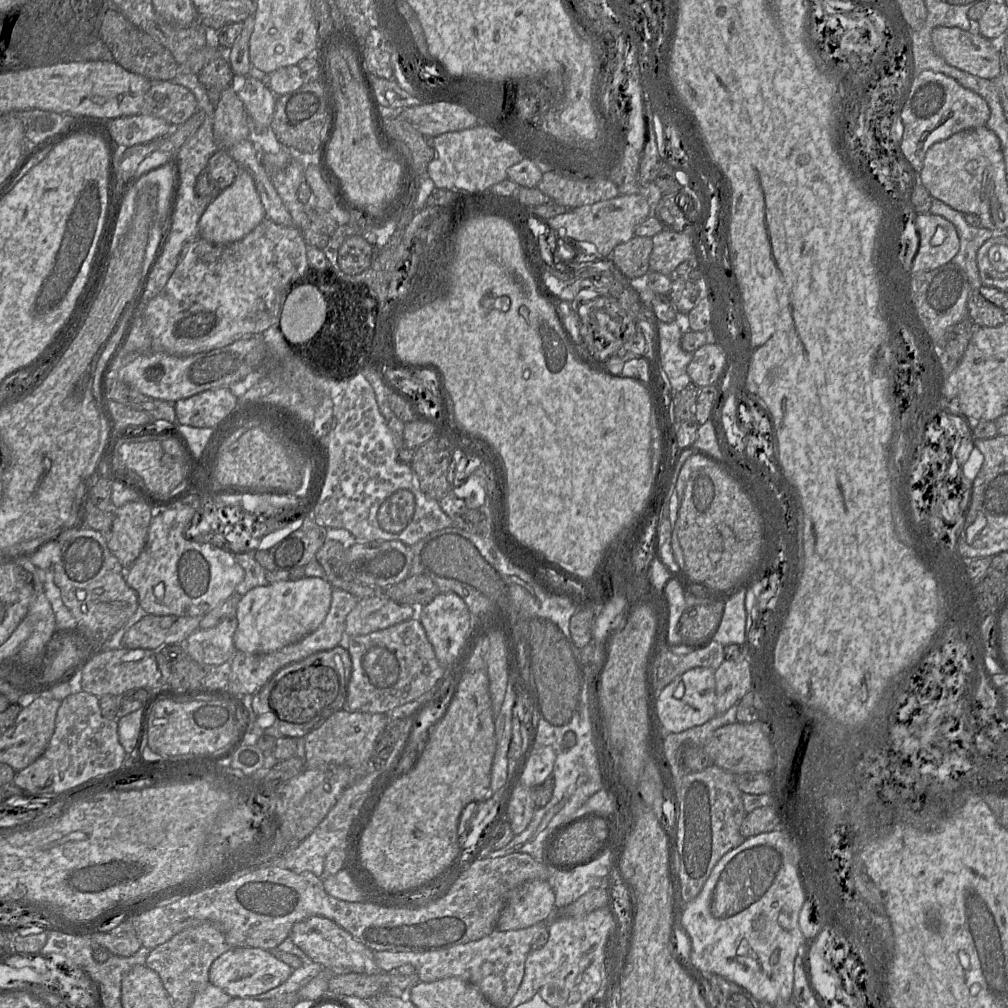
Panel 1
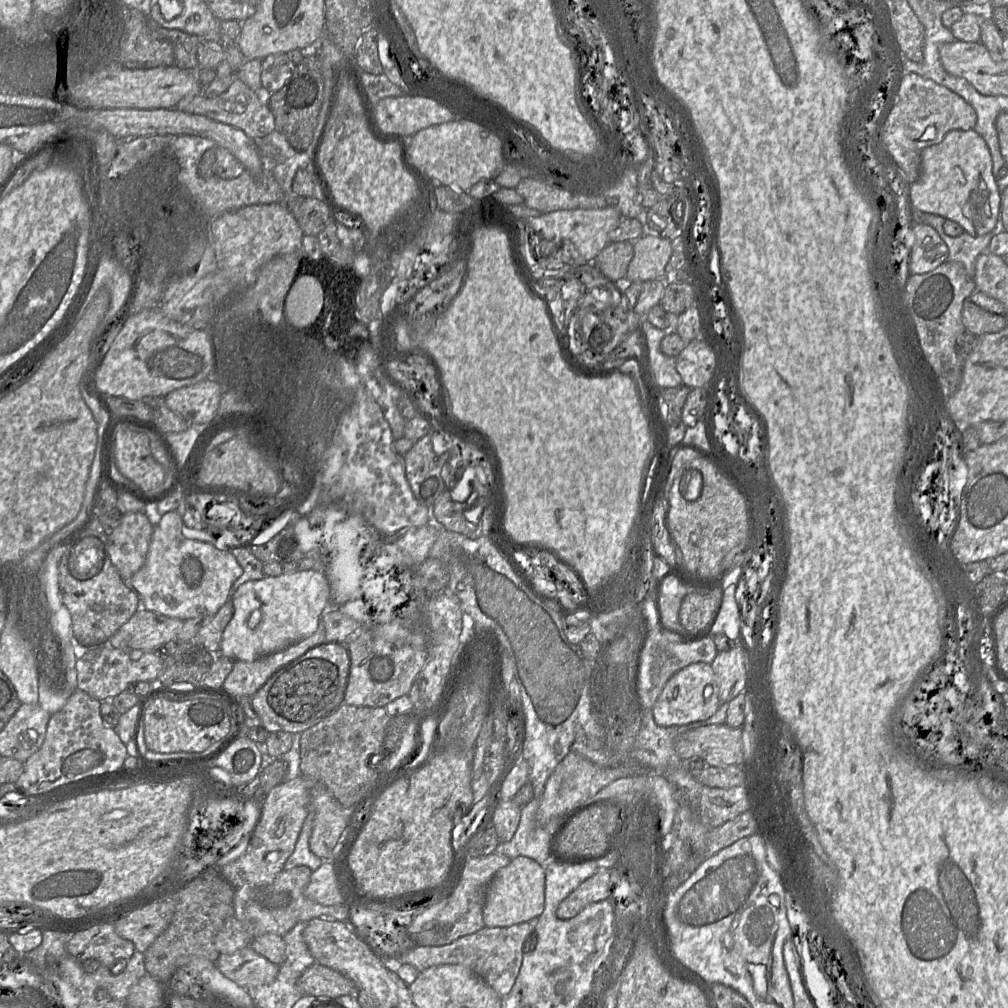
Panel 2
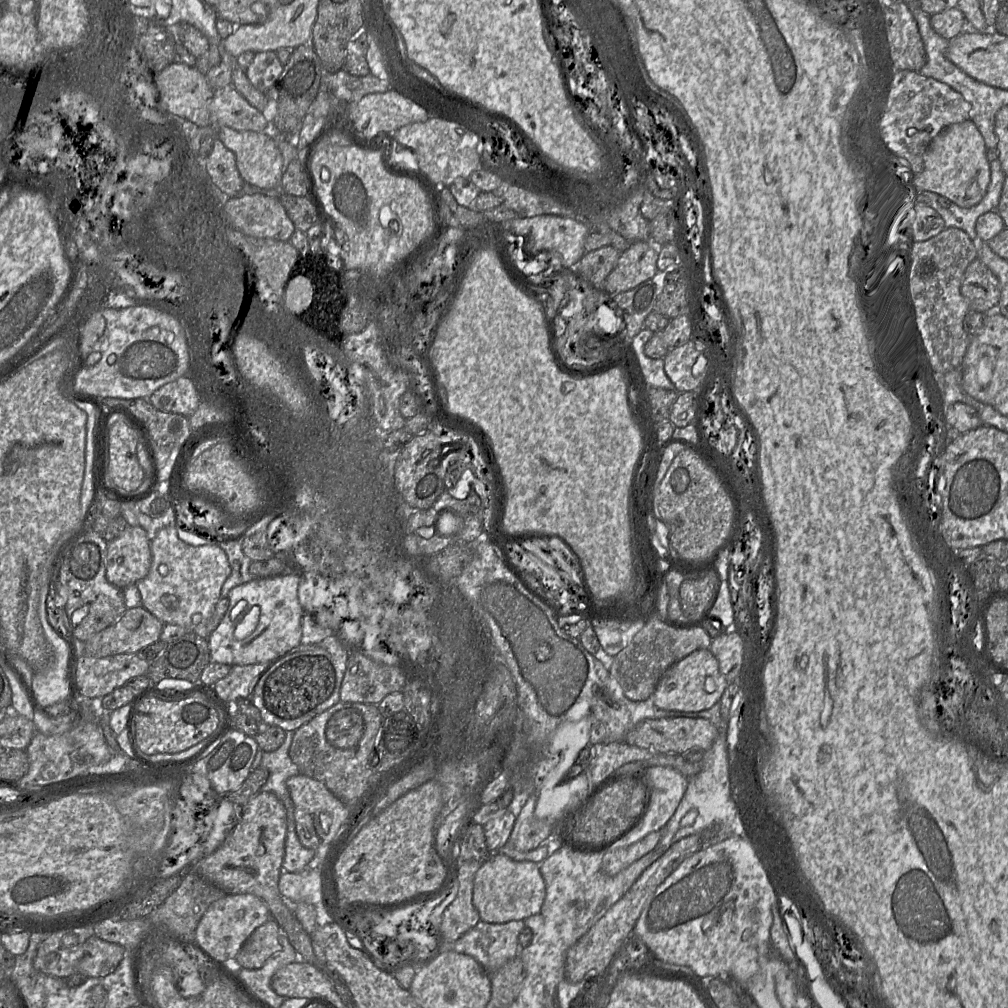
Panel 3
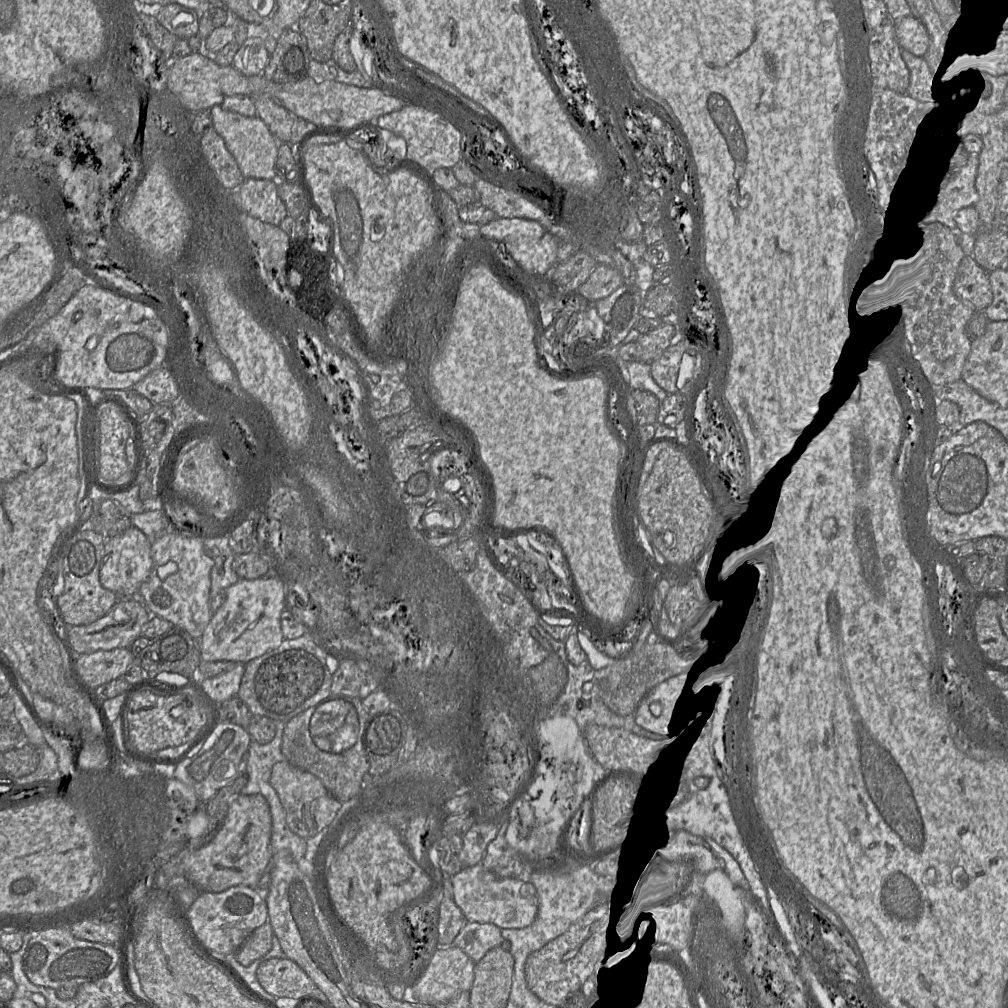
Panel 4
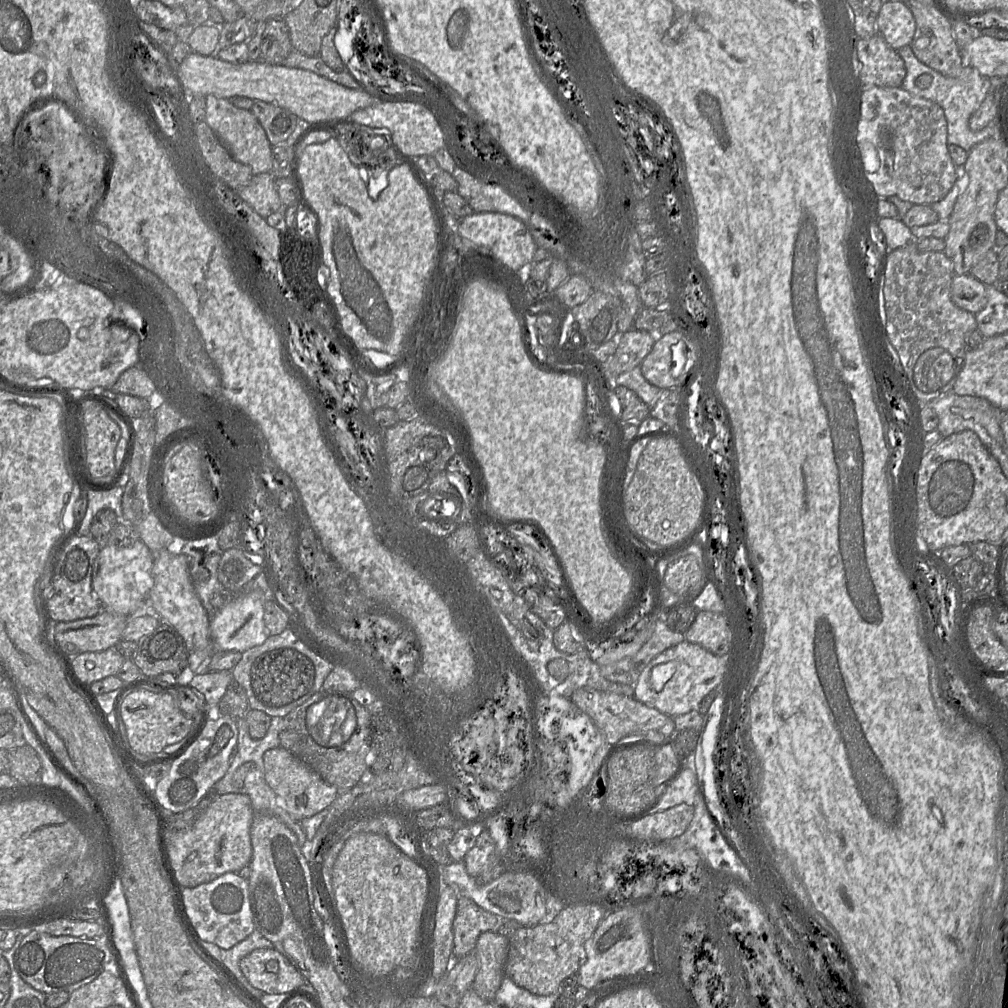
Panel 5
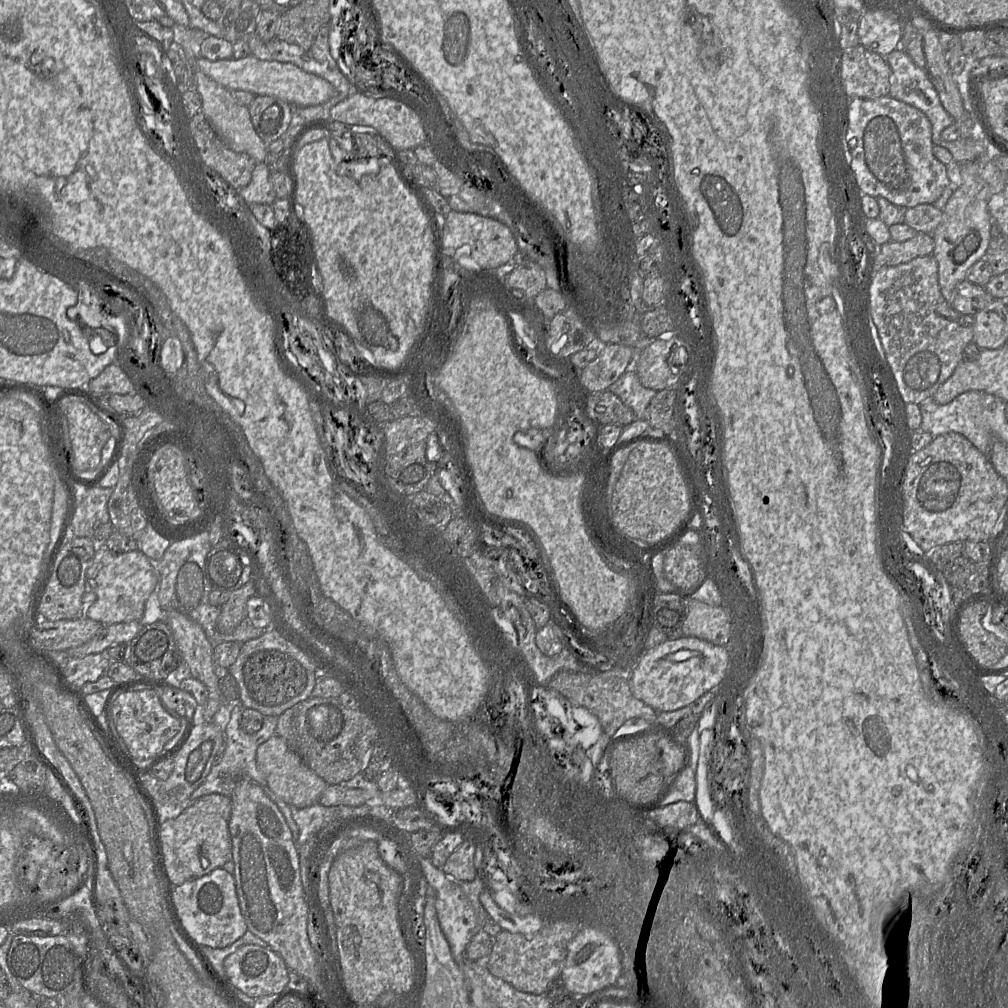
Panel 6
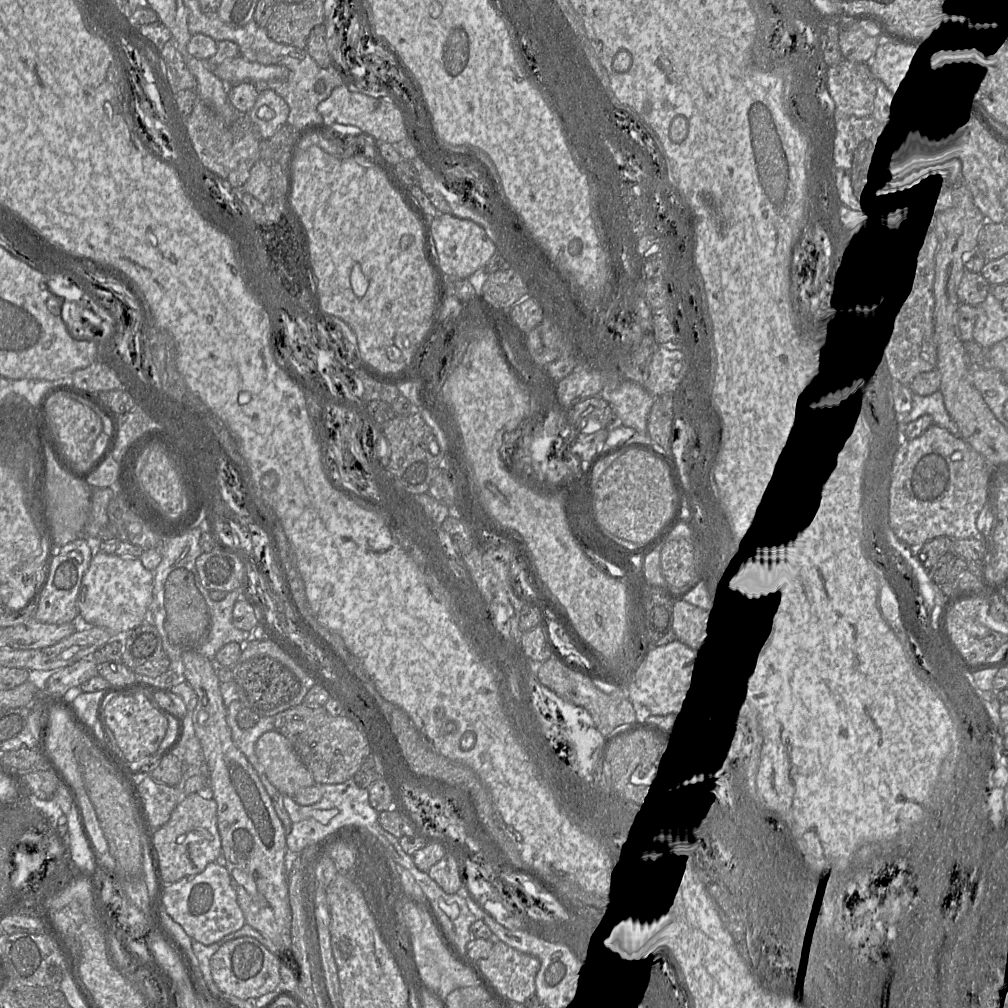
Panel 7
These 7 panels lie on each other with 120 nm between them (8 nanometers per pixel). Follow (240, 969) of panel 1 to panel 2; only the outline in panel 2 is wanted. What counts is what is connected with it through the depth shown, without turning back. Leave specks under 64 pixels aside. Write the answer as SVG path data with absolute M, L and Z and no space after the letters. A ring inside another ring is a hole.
M250 946L232 954L221 954L216 966L226 978L241 987L270 984L279 971L279 965L259 955Z

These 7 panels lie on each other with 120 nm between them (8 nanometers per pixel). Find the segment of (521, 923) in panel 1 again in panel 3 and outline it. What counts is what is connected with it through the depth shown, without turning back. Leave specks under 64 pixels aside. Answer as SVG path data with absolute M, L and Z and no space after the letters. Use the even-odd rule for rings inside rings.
M491 853L474 876L472 902L484 922L524 920L540 911L545 897L545 881L539 864L534 862L515 861L503 854Z

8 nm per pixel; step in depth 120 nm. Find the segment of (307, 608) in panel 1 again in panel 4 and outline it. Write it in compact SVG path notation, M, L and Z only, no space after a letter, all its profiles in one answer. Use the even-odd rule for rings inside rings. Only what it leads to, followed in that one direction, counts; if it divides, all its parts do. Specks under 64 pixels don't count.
M280 578L238 580L225 590L224 604L212 615L200 638L201 661L246 664L284 641L281 614L286 609L285 585Z

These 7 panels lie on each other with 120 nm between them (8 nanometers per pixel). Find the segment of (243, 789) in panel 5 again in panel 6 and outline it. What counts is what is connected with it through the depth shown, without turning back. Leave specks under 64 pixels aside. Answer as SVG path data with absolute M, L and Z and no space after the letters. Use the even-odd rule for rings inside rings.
M241 703L233 708L230 716L230 720L226 725L225 732L225 749L220 758L213 765L211 771L206 777L205 781L194 790L188 799L187 804L192 804L200 797L207 794L221 794L231 797L233 791L241 780L252 780L262 787L266 795L277 805L281 813L283 814L287 825L289 826L293 840L297 843L299 837L299 828L294 821L291 813L290 806L279 796L277 796L268 786L268 783L258 768L256 760L256 751L260 744L268 740L270 737L276 734L276 727L278 722L277 716L264 716L262 727L254 734L248 734L241 728L241 718L245 706Z

